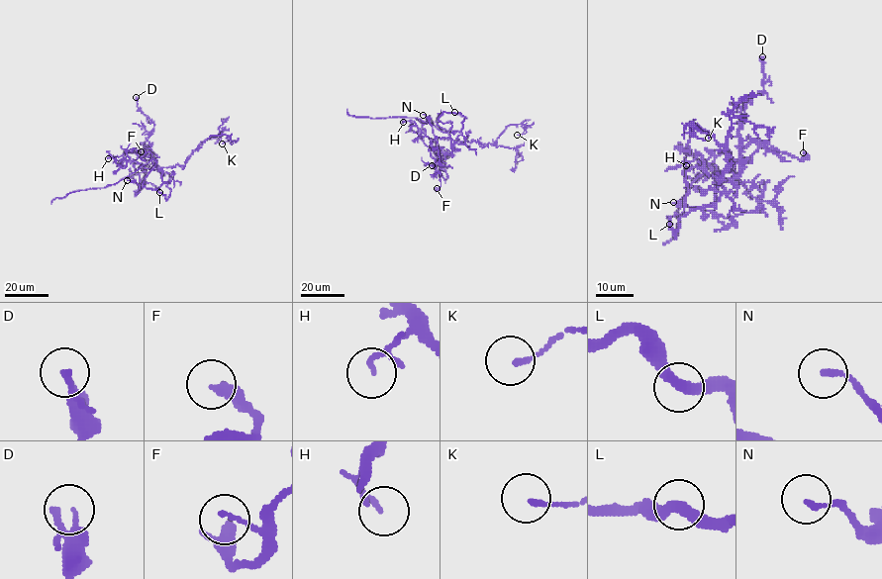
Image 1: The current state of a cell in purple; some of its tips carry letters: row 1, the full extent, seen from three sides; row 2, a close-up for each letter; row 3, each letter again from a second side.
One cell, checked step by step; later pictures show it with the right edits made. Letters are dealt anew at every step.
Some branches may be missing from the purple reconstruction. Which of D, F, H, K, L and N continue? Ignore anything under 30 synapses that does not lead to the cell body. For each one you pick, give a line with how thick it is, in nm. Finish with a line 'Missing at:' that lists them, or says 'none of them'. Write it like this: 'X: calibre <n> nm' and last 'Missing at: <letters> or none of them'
Missing at: none of them

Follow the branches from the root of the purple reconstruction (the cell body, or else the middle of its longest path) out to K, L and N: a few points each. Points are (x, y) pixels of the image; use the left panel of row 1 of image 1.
K: (155, 165), (160, 168), (183, 165), (192, 151), (212, 135), (227, 136), (229, 140), (222, 144)
L: (155, 165), (155, 159), (143, 186), (159, 192)
N: (155, 165), (155, 159), (146, 154), (140, 155), (135, 161), (135, 171), (143, 187), (127, 180)

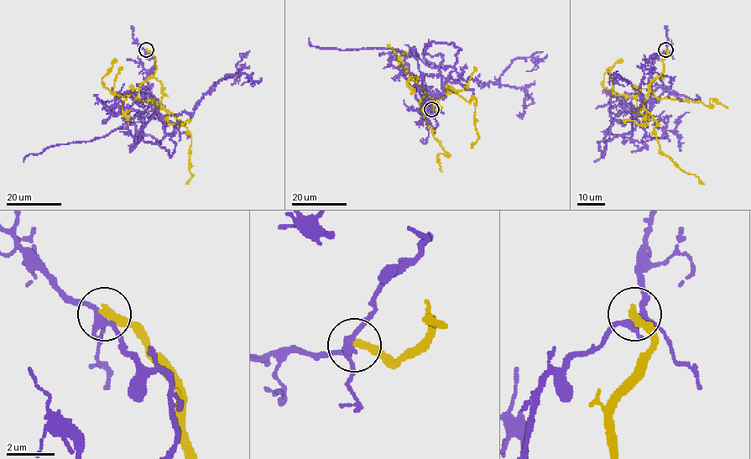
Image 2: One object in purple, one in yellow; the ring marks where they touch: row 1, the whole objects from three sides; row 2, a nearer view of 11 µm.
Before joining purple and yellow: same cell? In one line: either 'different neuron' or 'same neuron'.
different neuron

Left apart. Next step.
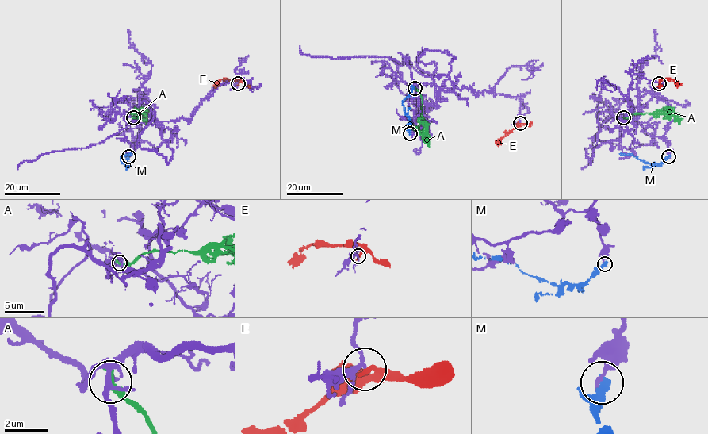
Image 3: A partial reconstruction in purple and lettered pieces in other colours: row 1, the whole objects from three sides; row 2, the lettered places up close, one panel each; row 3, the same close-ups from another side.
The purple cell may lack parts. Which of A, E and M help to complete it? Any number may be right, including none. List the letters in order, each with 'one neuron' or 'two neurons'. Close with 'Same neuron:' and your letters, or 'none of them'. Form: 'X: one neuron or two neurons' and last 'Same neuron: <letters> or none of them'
A: two neurons
E: two neurons
M: two neurons
Same neuron: none of them

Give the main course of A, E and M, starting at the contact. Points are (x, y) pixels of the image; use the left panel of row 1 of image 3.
A: (133, 117), (137, 118), (139, 113), (146, 113), (146, 124)
E: (238, 82), (239, 79), (220, 79), (215, 88)
M: (128, 156), (128, 163), (124, 163), (120, 157), (129, 153)

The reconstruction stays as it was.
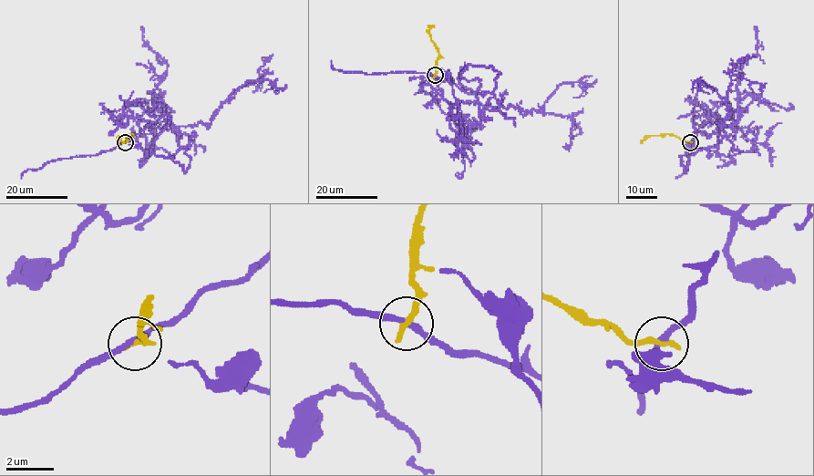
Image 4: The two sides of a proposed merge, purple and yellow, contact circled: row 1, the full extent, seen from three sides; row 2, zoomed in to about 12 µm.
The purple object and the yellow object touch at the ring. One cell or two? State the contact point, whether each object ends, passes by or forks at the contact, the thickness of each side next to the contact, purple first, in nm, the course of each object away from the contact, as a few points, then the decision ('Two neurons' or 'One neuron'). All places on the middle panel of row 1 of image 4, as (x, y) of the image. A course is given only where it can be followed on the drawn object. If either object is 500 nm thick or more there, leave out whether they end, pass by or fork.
Place: (435, 75). At the ring purple passes by. At the ring yellow ends. Thickness 240 nm (purple) against 320 nm. Course of purple: (434, 76), (477, 93), (479, 125), (449, 118), (459, 139), (458, 101), (448, 77), (438, 68). Course of yellow: (434, 76), (438, 52), (428, 31), (434, 25). Two neurons

